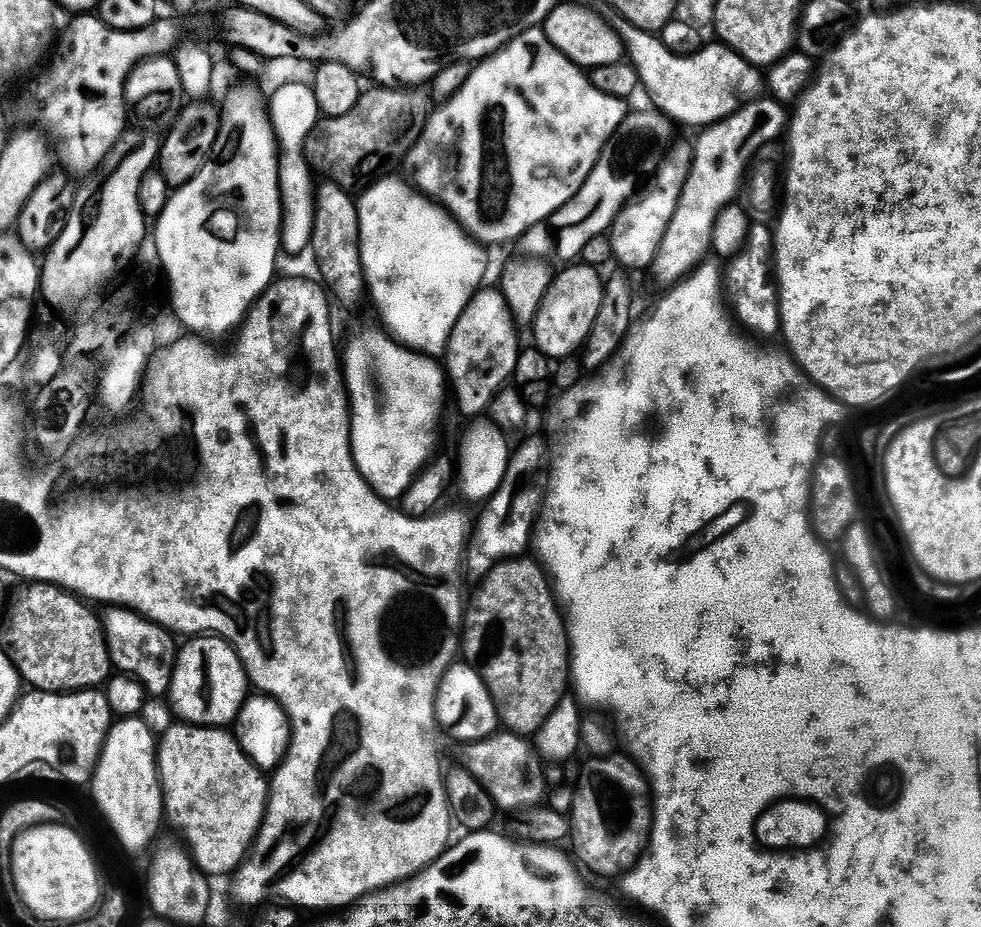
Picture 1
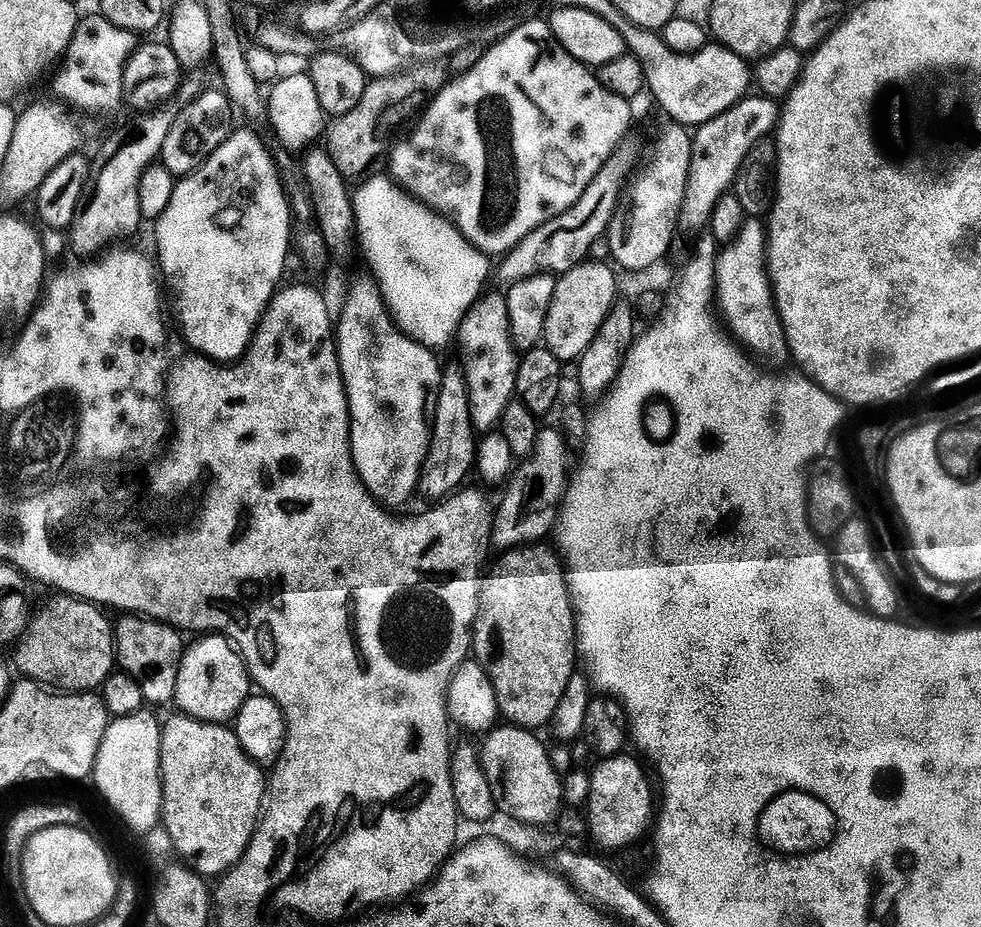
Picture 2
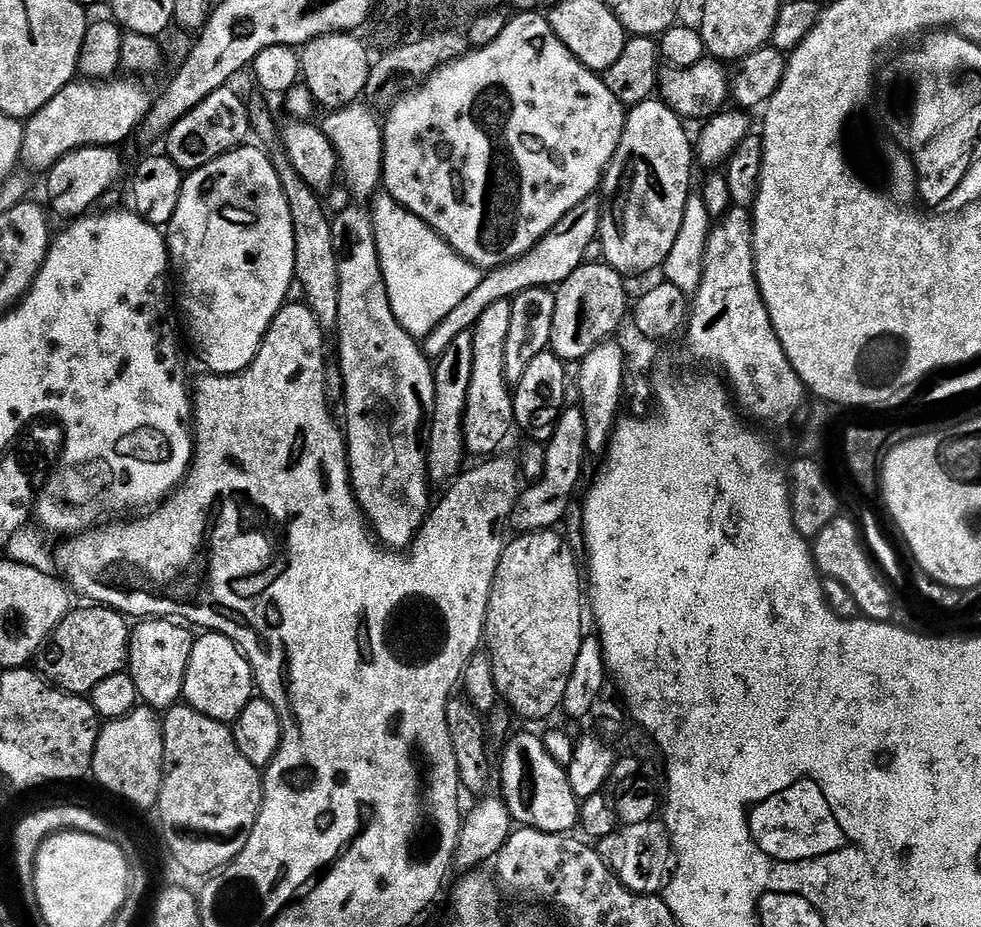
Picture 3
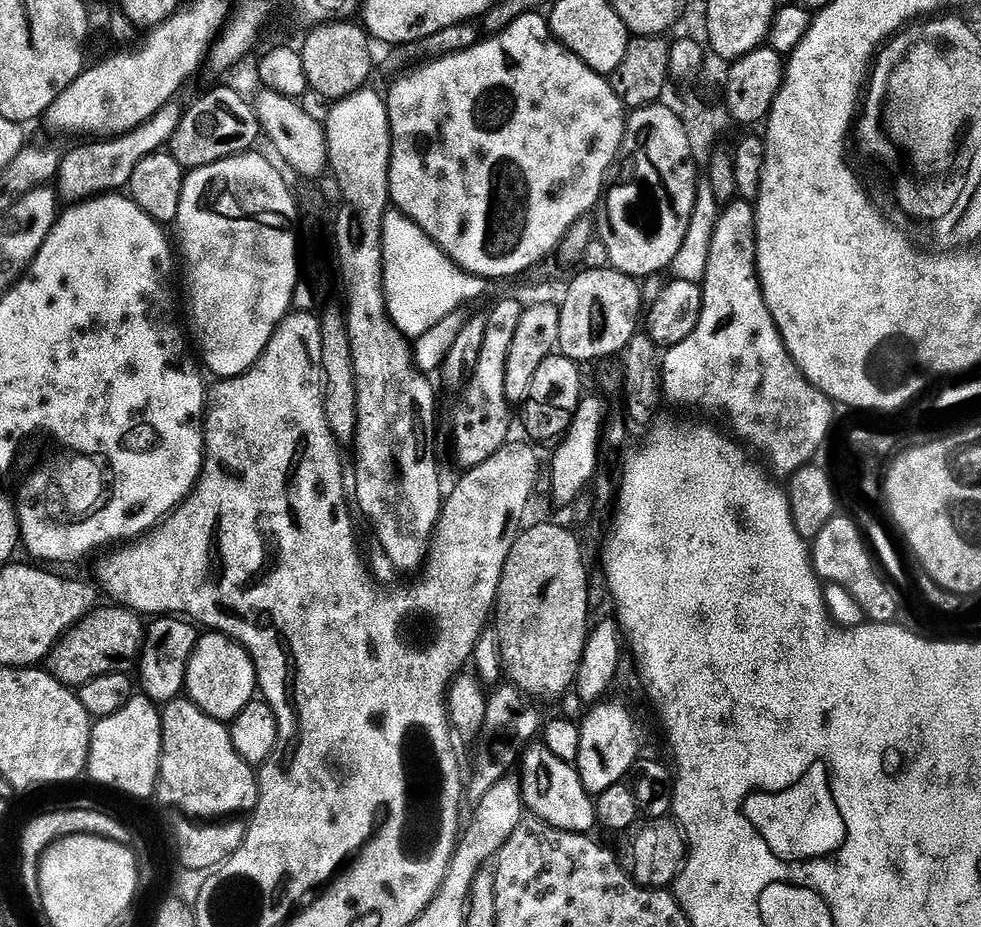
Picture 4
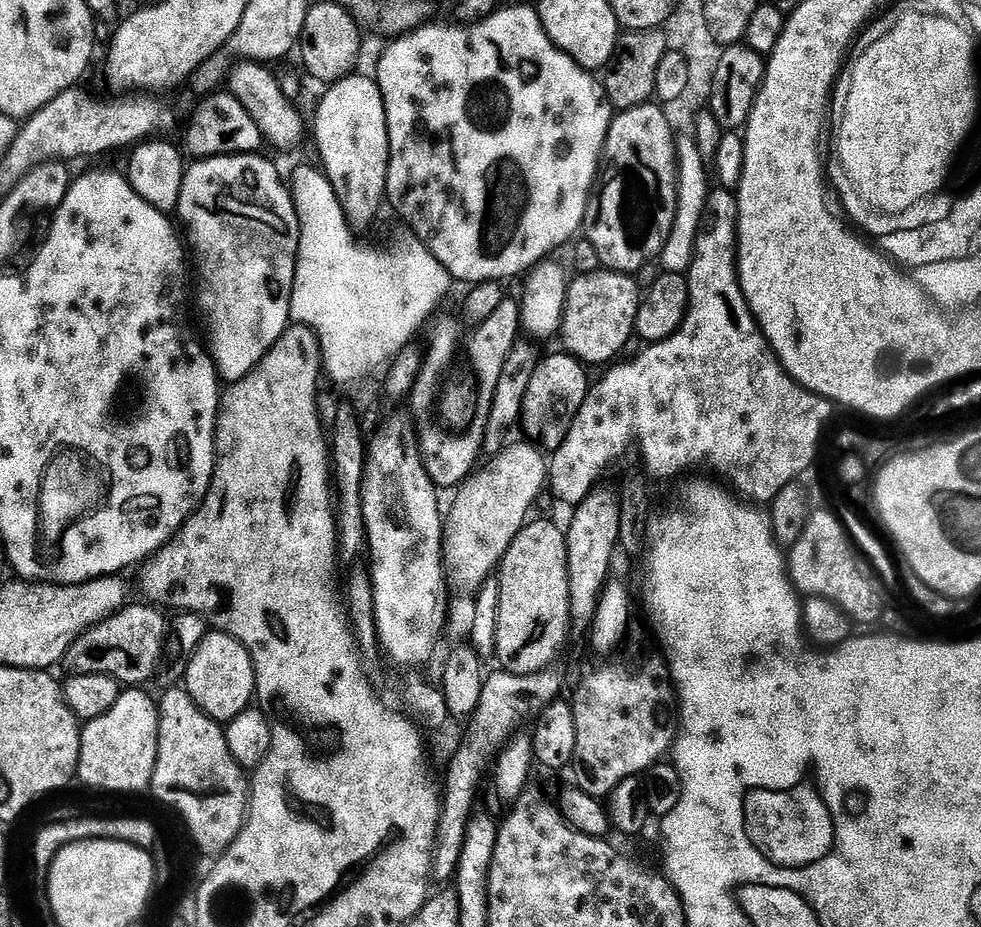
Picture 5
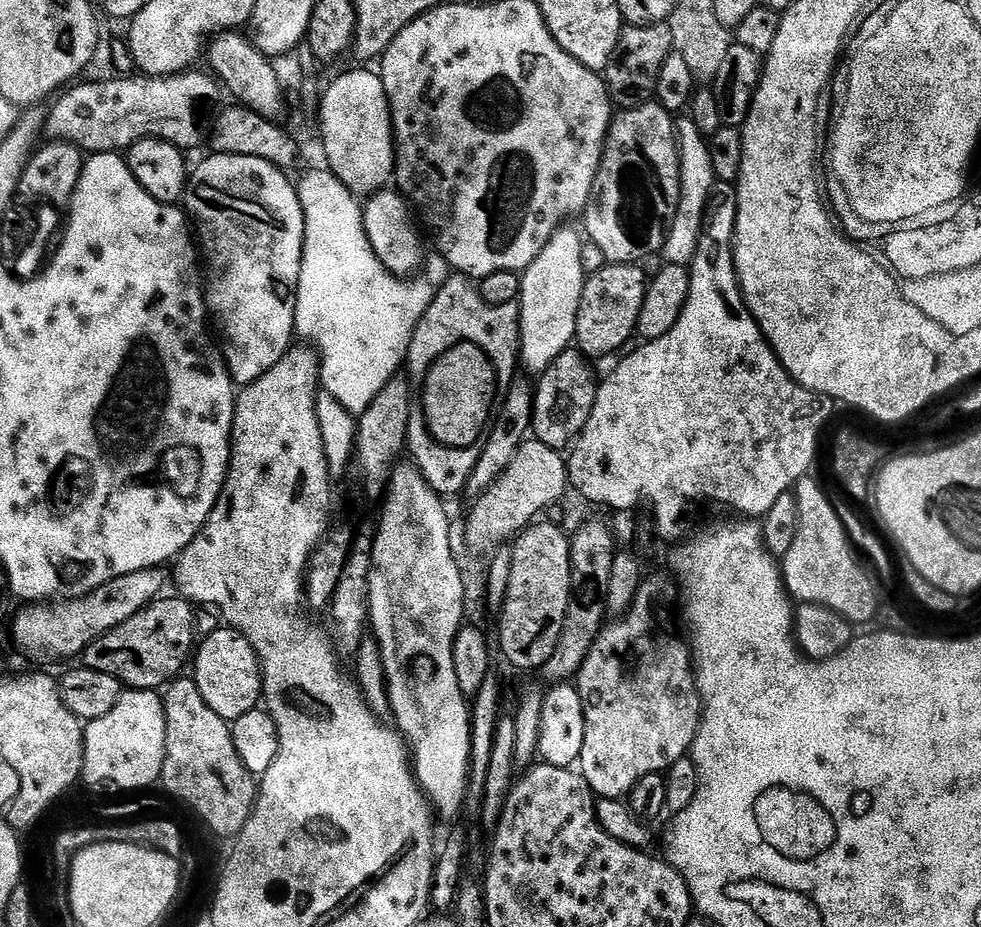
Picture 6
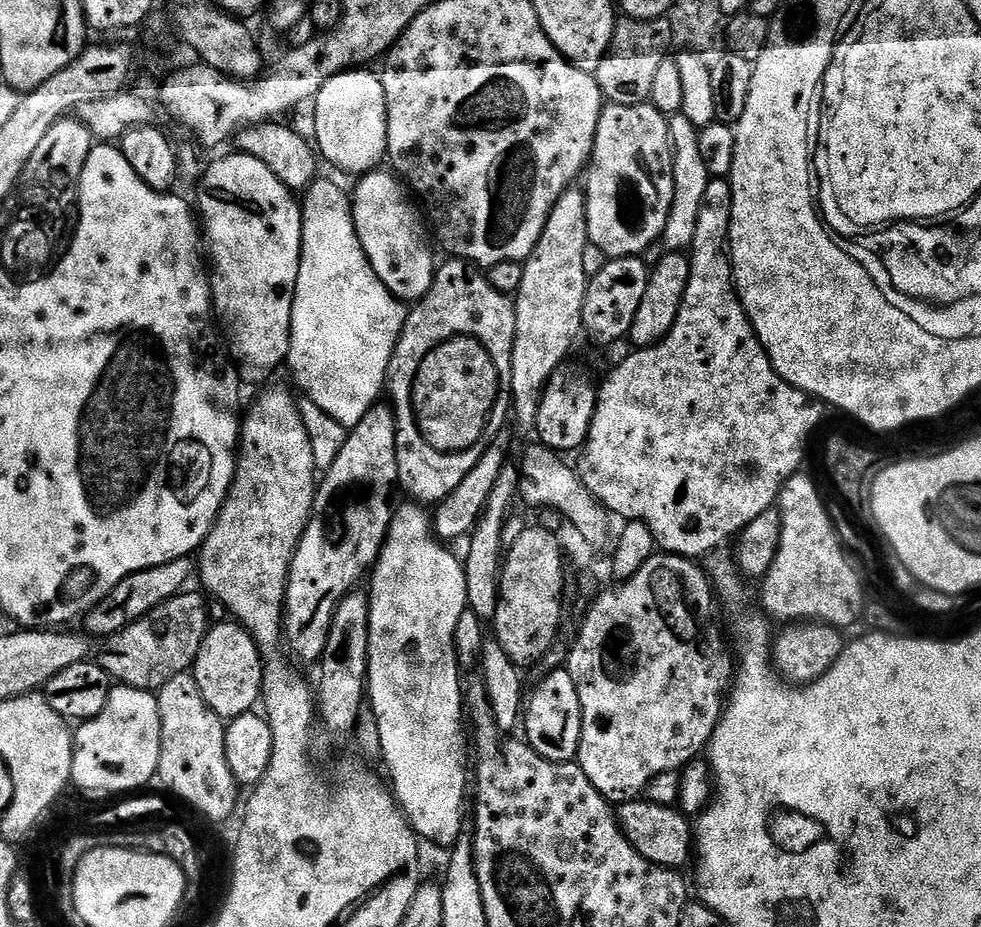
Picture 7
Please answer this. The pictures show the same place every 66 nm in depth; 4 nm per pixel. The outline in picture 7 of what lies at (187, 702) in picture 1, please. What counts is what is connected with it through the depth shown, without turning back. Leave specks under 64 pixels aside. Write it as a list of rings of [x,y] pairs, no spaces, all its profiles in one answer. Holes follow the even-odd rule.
[[[213,623],[209,627],[194,665],[198,690],[202,690],[204,701],[225,721],[253,711],[257,707],[255,704],[261,703],[265,662],[256,640],[247,632],[243,624],[228,623],[232,624]]]

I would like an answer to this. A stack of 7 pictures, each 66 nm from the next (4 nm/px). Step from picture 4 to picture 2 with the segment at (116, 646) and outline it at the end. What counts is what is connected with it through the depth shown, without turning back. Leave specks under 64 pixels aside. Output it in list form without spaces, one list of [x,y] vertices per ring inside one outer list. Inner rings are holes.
[[[60,598],[31,623],[26,638],[19,641],[15,649],[19,675],[36,681],[41,686],[59,690],[64,694],[92,694],[103,689],[109,676],[117,671],[116,634],[113,621],[107,620],[103,607],[90,604],[79,598]]]

